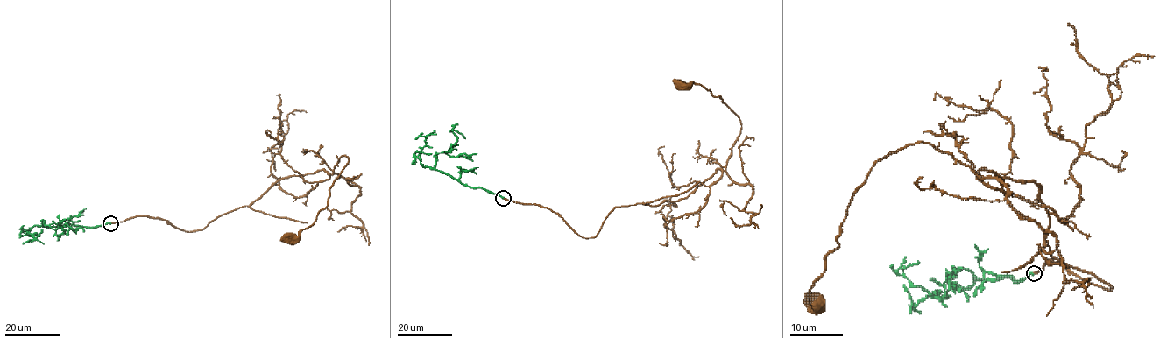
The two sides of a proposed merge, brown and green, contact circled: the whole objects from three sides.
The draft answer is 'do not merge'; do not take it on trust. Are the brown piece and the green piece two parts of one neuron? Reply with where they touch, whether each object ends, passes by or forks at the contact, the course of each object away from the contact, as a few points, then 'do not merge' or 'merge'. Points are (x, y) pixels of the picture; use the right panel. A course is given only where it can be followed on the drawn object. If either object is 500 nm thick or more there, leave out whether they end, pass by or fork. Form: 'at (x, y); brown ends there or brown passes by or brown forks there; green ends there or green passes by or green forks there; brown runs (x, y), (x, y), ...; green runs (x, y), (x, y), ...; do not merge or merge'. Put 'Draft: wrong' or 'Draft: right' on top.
Draft: wrong
at (1034, 273); brown ends there; green ends there; brown runs (1035, 273), (1049, 260), (1110, 291), (1051, 255), (1036, 182), (980, 178), (920, 142), (854, 194), (816, 300); green runs (1035, 273), (981, 280), (964, 268), (952, 271), (944, 295), (934, 298), (904, 275), (903, 268), (917, 260); merge

